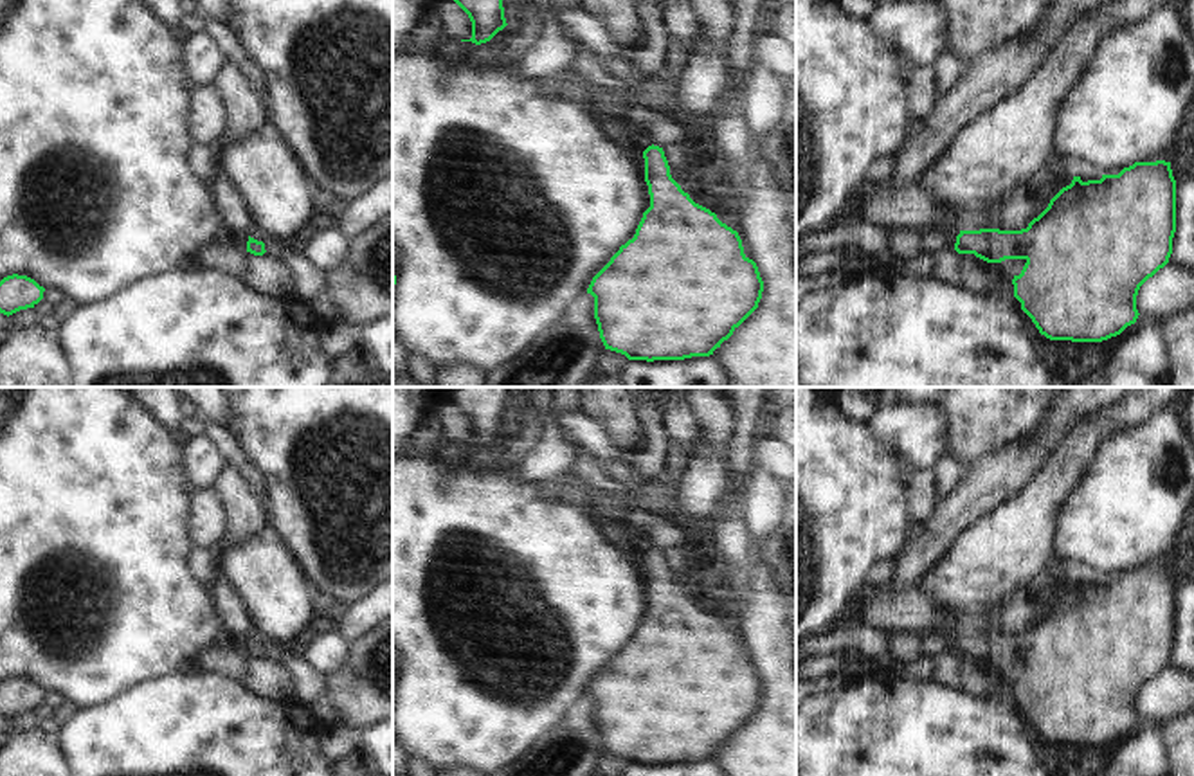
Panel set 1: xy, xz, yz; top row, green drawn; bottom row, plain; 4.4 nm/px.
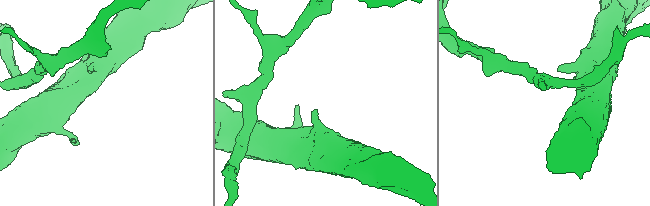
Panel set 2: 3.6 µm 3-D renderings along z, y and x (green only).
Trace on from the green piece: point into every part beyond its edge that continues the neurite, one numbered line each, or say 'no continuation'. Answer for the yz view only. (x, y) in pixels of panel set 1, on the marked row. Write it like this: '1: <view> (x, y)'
no continuation

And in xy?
no continuation

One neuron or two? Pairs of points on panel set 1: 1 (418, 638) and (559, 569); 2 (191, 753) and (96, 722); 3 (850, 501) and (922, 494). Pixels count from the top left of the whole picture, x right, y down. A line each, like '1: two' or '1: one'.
1: one
2: one
3: two

